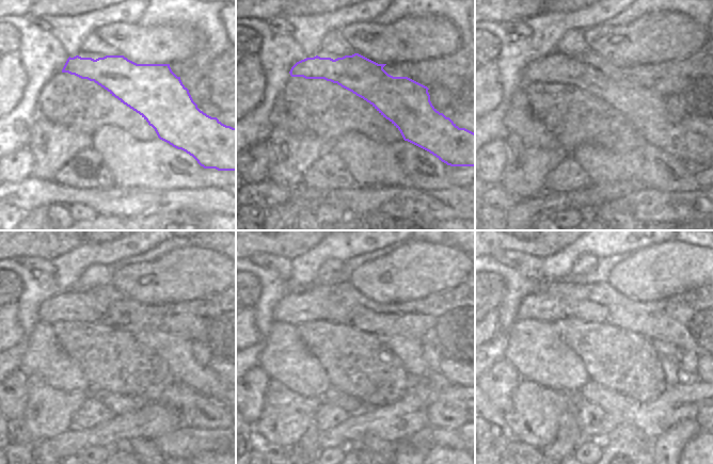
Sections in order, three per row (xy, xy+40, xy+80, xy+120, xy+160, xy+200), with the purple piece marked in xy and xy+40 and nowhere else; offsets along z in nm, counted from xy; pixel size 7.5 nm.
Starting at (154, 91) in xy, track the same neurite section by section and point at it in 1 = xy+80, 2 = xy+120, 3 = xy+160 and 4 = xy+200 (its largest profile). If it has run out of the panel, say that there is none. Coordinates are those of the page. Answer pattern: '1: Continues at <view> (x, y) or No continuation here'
1: Continues at xy+80 (646, 109)
2: Continues at xy+120 (176, 351)
3: Continues at xy+160 (410, 350)
4: Continues at xy+200 (580, 314).

